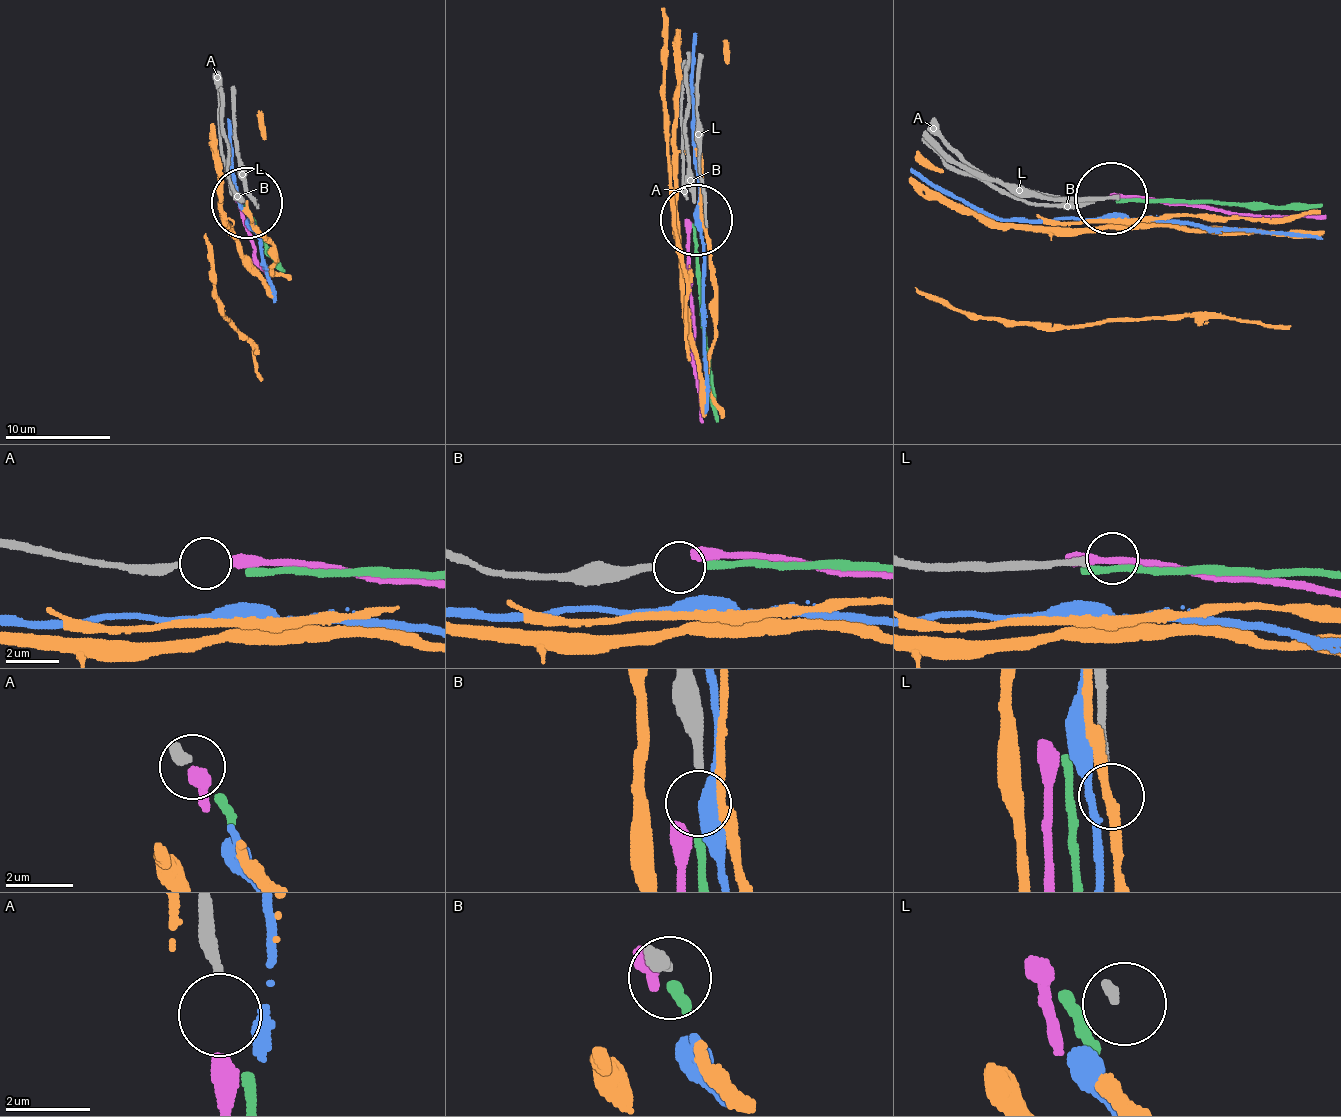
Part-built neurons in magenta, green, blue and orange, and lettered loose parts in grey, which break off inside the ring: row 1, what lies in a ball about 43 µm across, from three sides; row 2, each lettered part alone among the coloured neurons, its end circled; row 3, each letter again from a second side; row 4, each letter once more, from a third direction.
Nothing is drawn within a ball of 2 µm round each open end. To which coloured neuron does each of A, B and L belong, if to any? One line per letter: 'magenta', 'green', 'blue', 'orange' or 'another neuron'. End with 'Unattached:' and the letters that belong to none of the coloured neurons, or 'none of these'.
A: magenta
B: green
L: another neuron
Unattached: L

